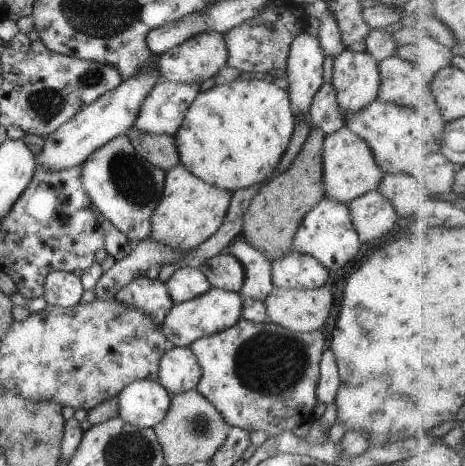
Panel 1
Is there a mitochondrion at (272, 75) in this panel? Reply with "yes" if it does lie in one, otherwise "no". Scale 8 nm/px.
no

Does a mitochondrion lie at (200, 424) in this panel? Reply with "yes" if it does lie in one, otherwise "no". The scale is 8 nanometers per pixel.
yes

